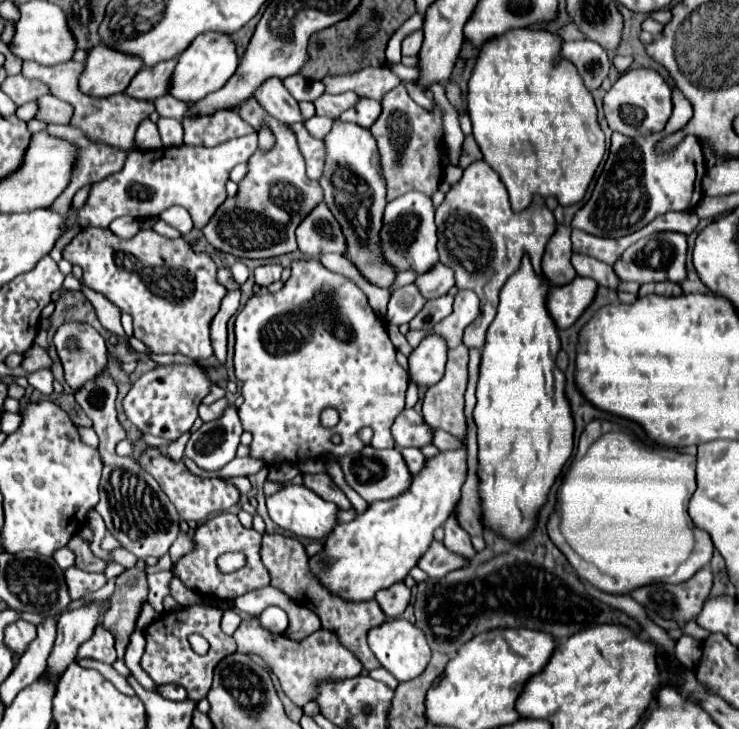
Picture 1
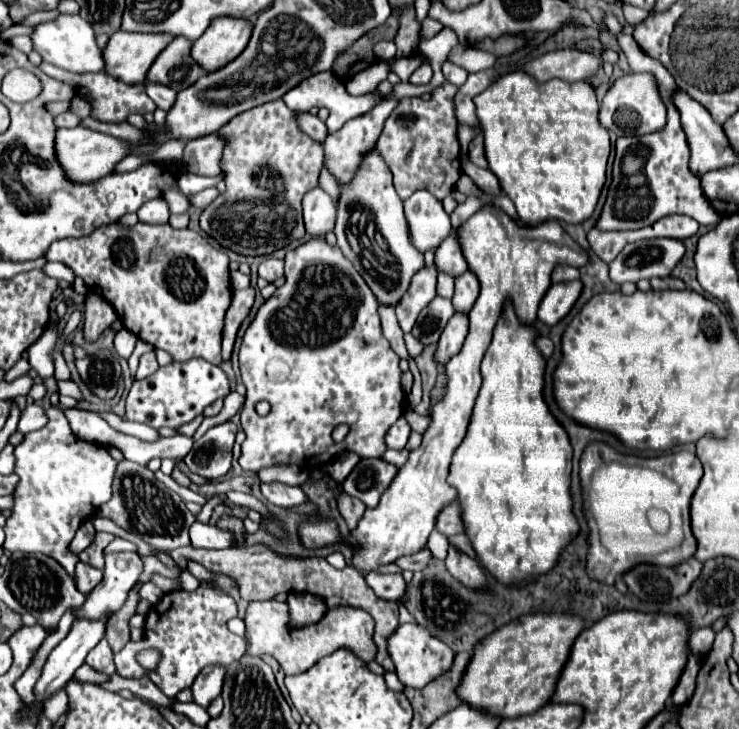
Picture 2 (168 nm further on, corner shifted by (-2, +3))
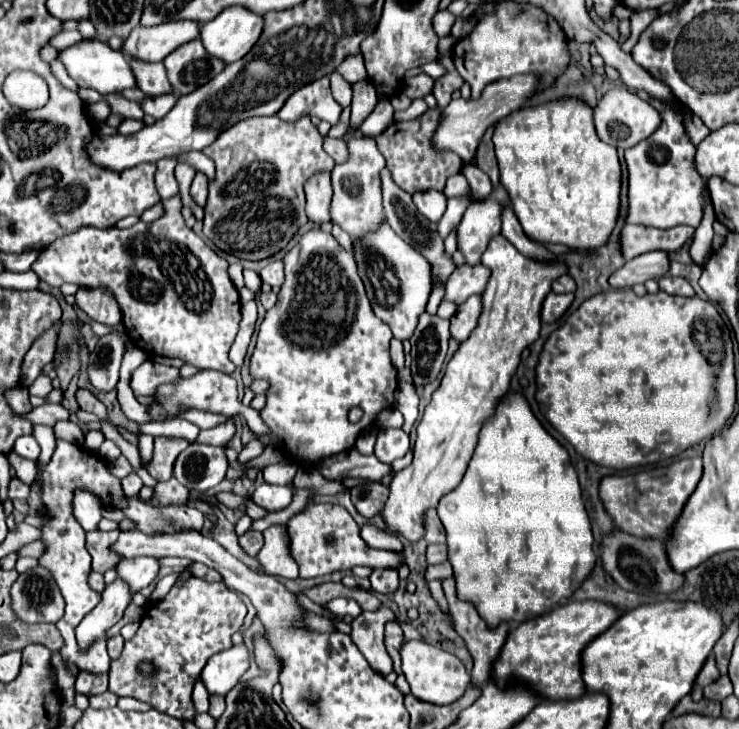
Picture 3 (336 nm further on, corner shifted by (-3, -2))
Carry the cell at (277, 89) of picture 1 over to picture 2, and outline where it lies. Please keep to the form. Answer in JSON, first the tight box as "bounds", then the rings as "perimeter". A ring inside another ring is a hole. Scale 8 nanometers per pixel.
{"bounds":[298,112,328,144],"perimeter":[[[302,112],[302,114],[298,114],[298,124],[302,126],[302,130],[304,130],[312,140],[324,144],[326,136],[328,136],[328,128],[326,128],[326,124],[324,124],[318,116],[312,116],[312,114],[308,114],[308,112]]]}

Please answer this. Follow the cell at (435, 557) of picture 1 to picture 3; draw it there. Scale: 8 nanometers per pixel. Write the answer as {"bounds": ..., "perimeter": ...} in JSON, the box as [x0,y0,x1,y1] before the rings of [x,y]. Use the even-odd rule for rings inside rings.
{"bounds":[287,501,405,577],"perimeter":[[[309,501],[305,511],[297,513],[287,521],[287,531],[291,539],[291,555],[299,563],[301,577],[319,577],[333,571],[353,569],[357,565],[365,565],[373,569],[387,569],[387,567],[399,569],[405,563],[403,553],[367,547],[363,539],[359,539],[357,523],[349,515],[349,511],[341,505]]]}

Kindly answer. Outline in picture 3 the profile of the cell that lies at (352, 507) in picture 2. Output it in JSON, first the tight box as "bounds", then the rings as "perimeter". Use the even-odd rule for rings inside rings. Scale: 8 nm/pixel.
{"bounds":[361,523,403,551],"perimeter":[[[365,523],[361,527],[361,539],[373,547],[373,549],[391,549],[391,551],[403,551],[403,545],[397,537],[389,535],[387,531],[371,525],[371,523]]]}

